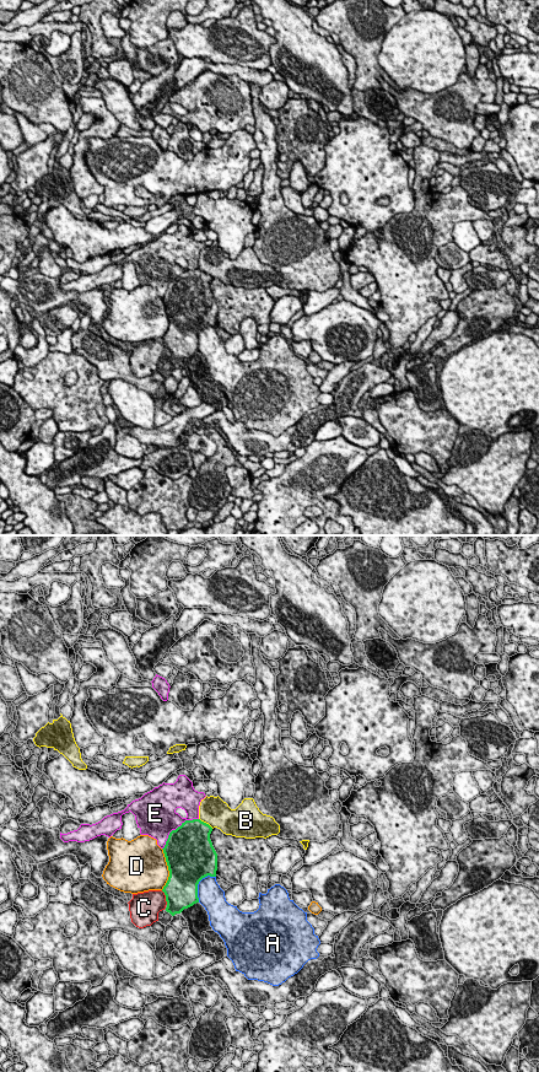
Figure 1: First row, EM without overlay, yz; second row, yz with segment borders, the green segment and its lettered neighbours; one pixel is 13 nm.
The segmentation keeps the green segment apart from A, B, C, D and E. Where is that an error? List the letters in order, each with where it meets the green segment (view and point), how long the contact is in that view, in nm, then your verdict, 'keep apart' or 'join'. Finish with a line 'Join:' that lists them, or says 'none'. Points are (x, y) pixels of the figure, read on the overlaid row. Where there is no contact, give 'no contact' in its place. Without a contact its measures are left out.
A: meets green in yz at (198, 883); contact 420 nm long; keep apart
B: meets green in yz at (205, 823); contact 240 nm long; keep apart
C: meets green in yz at (166, 898); contact 200 nm long; keep apart
D: meets green in yz at (168, 870); contact 550 nm long; keep apart
E: meets green in yz at (177, 828); contact 650 nm long; keep apart
Join: none

